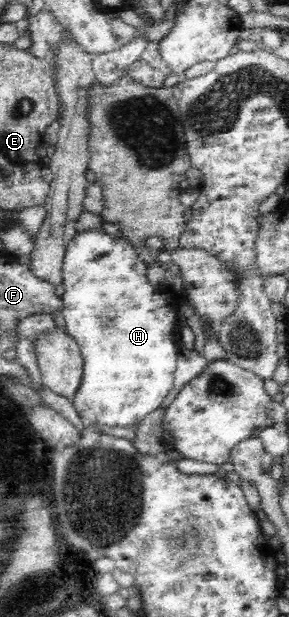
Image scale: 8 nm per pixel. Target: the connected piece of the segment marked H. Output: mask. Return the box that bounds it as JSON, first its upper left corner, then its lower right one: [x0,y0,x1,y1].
[62,230,185,429]

